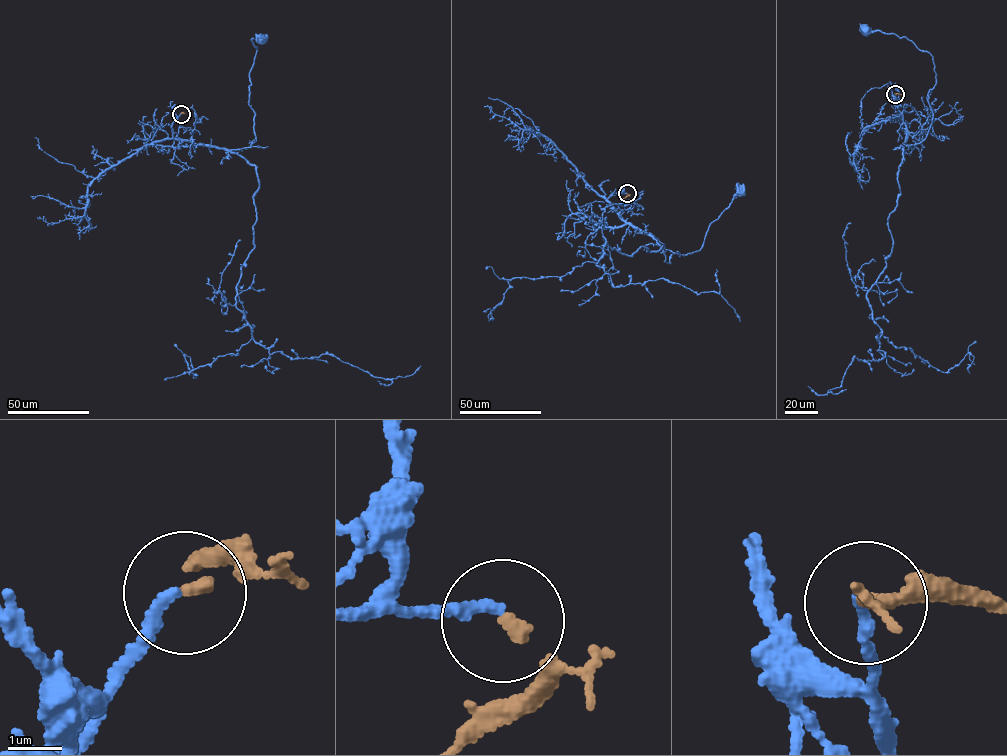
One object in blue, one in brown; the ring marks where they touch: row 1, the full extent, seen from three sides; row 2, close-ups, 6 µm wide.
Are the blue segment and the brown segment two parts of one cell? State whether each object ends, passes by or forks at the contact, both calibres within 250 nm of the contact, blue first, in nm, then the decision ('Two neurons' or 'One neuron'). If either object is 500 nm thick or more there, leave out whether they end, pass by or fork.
At the ring blue ends. At the ring brown ends. Thickness 200 nm (blue) against 200 nm. One neuron

